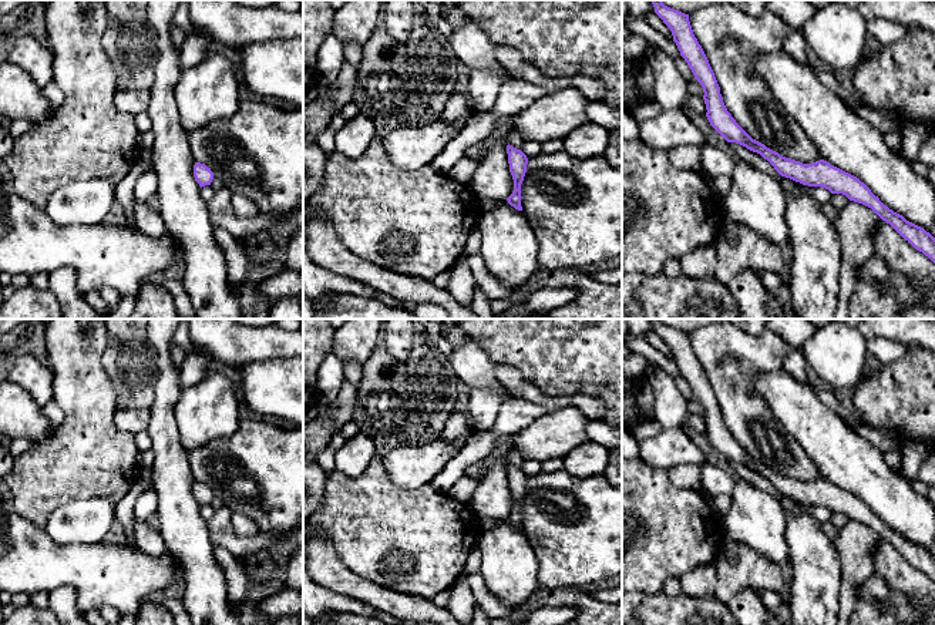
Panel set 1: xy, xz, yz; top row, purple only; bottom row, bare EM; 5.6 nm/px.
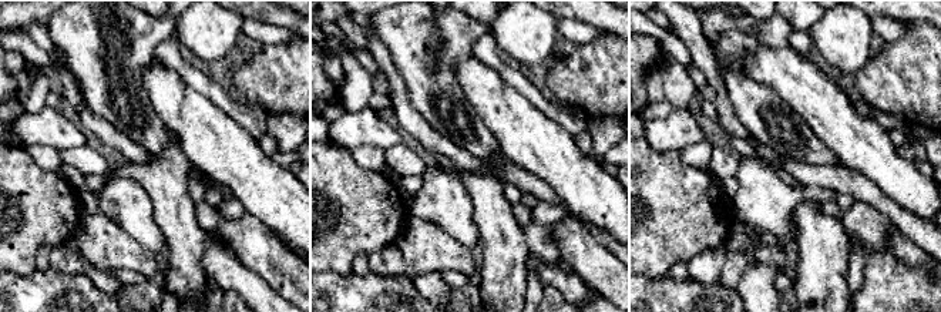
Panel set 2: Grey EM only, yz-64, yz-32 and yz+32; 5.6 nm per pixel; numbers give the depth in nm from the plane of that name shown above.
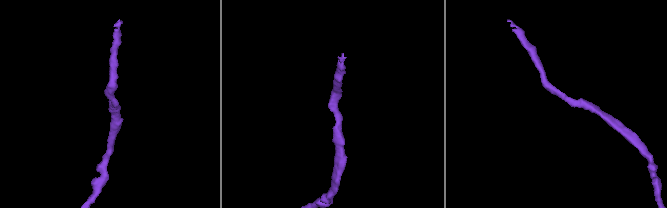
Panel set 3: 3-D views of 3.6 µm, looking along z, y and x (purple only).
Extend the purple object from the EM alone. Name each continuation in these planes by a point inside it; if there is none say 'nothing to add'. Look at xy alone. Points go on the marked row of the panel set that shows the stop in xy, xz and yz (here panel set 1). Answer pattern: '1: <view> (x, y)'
nothing to add

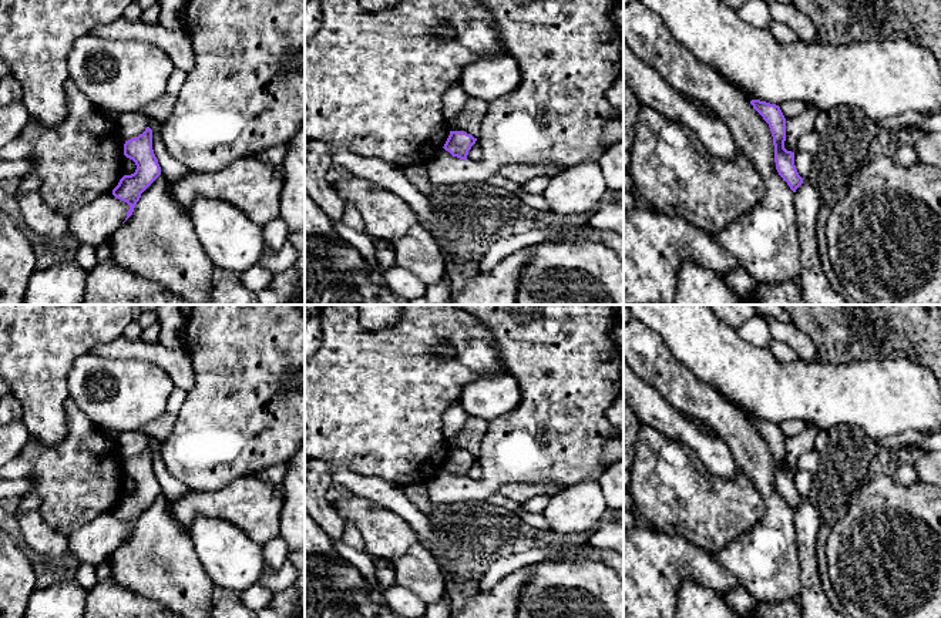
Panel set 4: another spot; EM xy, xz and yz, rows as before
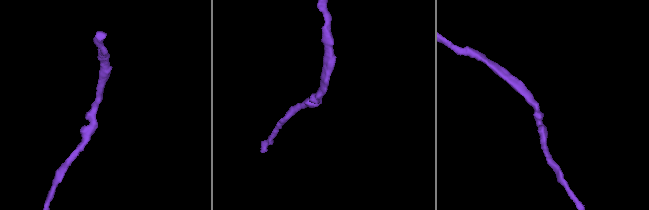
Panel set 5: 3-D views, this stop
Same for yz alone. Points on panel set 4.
nothing to add

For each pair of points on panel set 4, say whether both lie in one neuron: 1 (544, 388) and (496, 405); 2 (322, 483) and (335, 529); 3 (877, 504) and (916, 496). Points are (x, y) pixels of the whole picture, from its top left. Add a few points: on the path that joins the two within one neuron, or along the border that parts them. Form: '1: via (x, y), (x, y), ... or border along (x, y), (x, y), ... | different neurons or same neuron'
1: border along (508, 372), (517, 383), (520, 403), (494, 417) | different neurons
2: via (319, 494), (319, 509), (326, 517) | same neuron
3: via (887, 504), (906, 504) | same neuron

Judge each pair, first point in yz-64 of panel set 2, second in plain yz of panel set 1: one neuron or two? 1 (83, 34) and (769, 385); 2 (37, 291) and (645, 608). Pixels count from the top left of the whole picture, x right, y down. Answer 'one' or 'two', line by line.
1: two
2: one

